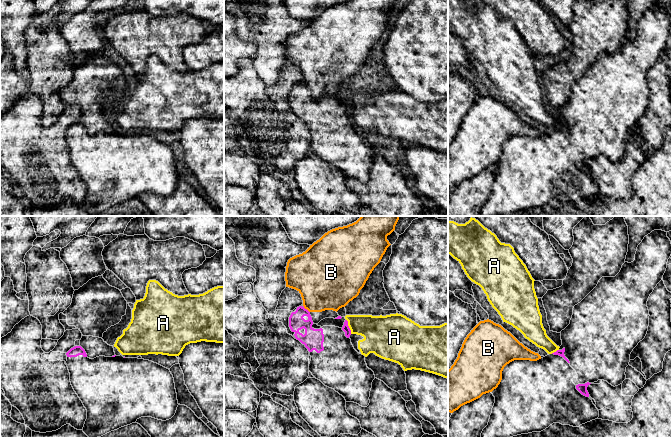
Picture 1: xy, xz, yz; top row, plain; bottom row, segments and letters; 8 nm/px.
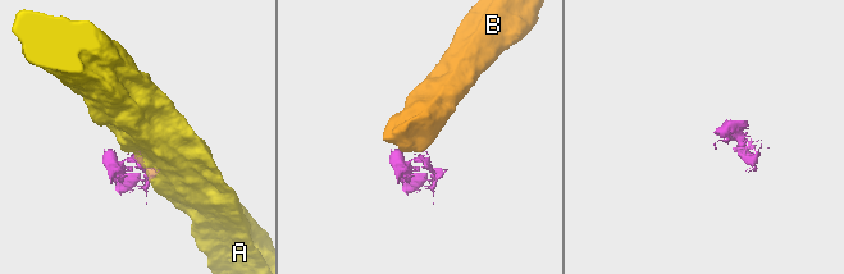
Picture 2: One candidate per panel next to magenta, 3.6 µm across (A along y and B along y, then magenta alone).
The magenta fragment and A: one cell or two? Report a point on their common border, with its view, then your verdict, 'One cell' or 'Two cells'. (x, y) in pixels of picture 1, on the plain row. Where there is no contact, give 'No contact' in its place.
Touches magenta at xz (348, 102). Two cells

